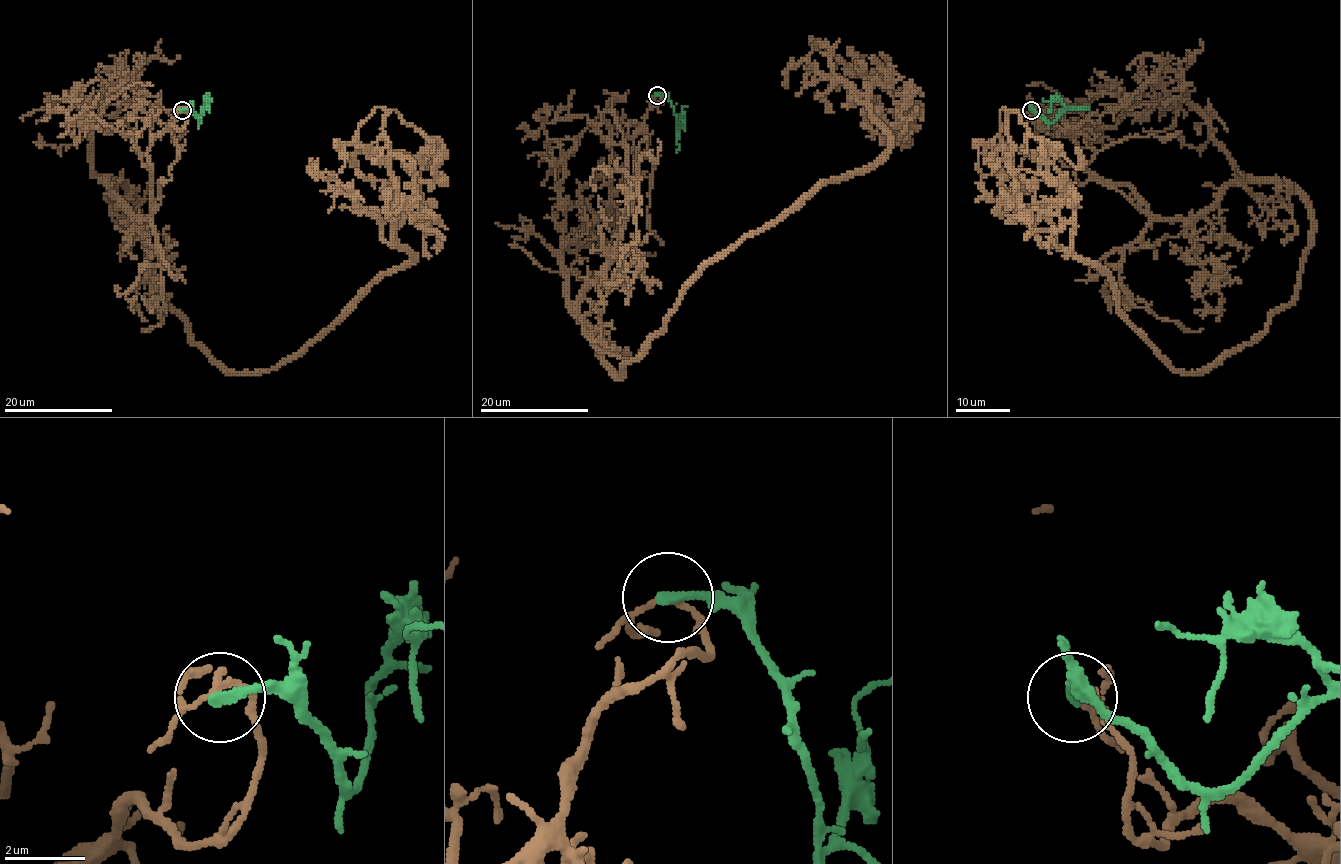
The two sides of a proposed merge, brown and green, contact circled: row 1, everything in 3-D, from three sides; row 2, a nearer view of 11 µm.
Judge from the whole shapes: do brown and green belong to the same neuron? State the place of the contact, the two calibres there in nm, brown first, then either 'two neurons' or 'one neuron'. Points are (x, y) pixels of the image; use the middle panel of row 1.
place (657, 95); calibres 150 and 240 nm; two neurons

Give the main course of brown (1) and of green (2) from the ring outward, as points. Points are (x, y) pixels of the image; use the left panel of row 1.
1: (181, 109), (146, 217), (103, 182), (233, 371), (299, 355), (413, 258), (382, 107), (357, 166)
2: (181, 110), (190, 109), (199, 122), (206, 102), (213, 101)

